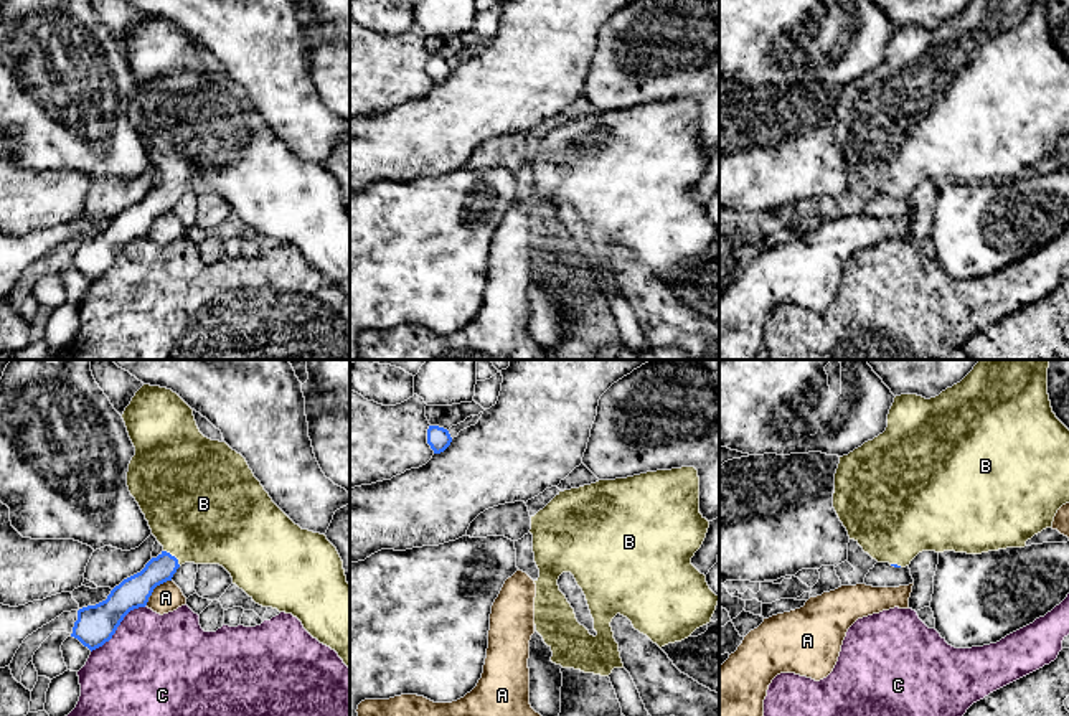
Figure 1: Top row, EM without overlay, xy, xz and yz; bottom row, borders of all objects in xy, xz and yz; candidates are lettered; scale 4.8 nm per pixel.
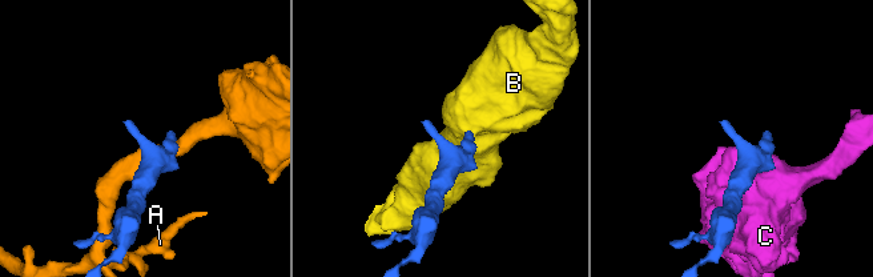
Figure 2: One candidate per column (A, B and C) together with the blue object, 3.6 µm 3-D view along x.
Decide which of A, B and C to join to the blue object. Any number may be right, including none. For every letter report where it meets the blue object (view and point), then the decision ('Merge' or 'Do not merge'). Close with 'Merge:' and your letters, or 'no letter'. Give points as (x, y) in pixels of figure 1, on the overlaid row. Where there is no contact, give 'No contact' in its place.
A: Touches blue at xy (154, 588). Do not merge
B: Touches blue at xy (174, 556). Merge
C: Touches blue at xy (117, 626). Do not merge
Merge: B

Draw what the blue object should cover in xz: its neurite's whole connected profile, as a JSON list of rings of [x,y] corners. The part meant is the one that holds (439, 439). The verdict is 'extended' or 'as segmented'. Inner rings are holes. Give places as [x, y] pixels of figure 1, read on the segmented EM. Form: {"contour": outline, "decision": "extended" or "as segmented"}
{"contour": [[[429,426],[427,429],[427,444],[434,454],[444,452],[452,442],[452,437],[447,429],[439,426]]], "decision": "as segmented"}

